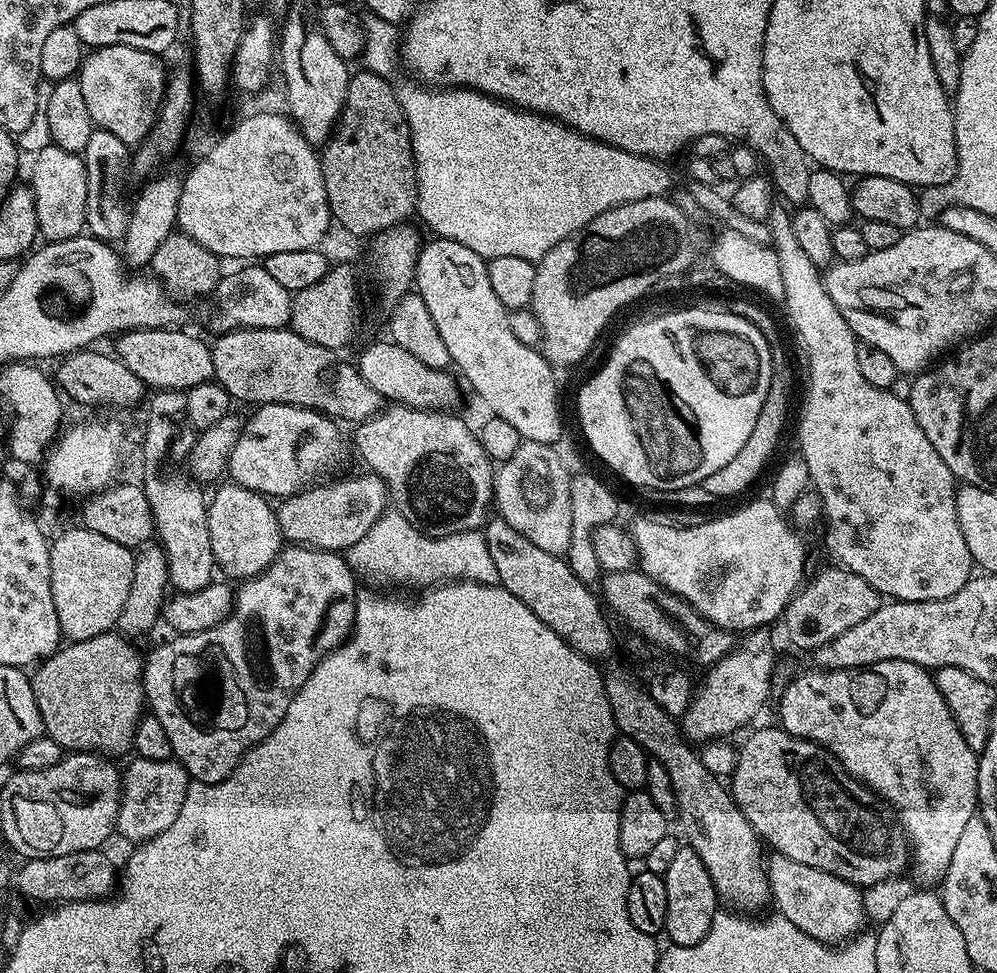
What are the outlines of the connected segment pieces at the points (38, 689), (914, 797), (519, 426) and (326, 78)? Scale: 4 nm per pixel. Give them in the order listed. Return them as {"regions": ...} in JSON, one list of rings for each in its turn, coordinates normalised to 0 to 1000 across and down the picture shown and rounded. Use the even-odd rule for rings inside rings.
{"regions":[[[[115,649],[74,658],[65,661],[31,692],[44,752],[58,763],[60,770],[113,775],[133,768],[136,747],[146,732],[146,718],[145,675],[132,662],[135,661],[131,657]]],[[[890,678],[889,680],[881,680],[874,682],[868,687],[854,687],[853,689],[813,689],[814,691],[806,691],[799,699],[794,699],[786,707],[786,712],[782,715],[782,740],[780,740],[781,747],[785,748],[791,756],[803,756],[806,761],[816,761],[822,768],[835,773],[841,779],[841,783],[845,783],[845,787],[855,797],[856,802],[863,802],[871,810],[875,811],[883,821],[888,822],[896,835],[899,836],[899,842],[903,844],[903,850],[907,853],[907,858],[911,860],[911,869],[913,873],[914,892],[913,897],[920,904],[920,910],[923,911],[939,911],[944,908],[949,898],[949,894],[953,890],[953,881],[957,879],[957,873],[961,871],[961,860],[965,858],[965,852],[968,851],[969,845],[973,845],[975,839],[980,838],[981,823],[979,817],[981,816],[981,775],[977,771],[973,771],[973,767],[969,767],[969,758],[965,758],[965,750],[961,750],[961,742],[957,742],[957,734],[953,734],[953,726],[949,726],[949,717],[945,717],[945,713],[939,704],[939,696],[932,688],[927,687],[923,682],[917,680],[905,680],[904,678]]],[[[433,245],[430,251],[428,248],[422,254],[421,263],[417,266],[415,296],[420,300],[423,310],[427,310],[431,327],[435,327],[435,335],[439,335],[443,351],[447,351],[447,360],[451,360],[456,381],[462,387],[465,385],[470,397],[489,414],[488,422],[499,430],[508,430],[508,434],[512,434],[512,438],[516,438],[516,442],[520,442],[520,446],[527,453],[557,457],[562,448],[562,411],[558,408],[559,383],[545,361],[528,351],[520,351],[516,339],[512,339],[511,318],[506,317],[504,310],[499,310],[499,302],[495,302],[495,297],[491,295],[491,282],[485,264],[463,253],[463,249]]],[[[300,6],[290,8],[284,21],[285,29],[283,25],[279,33],[279,70],[280,73],[281,70],[285,73],[285,99],[289,102],[287,115],[293,126],[301,133],[307,146],[315,150],[324,150],[328,148],[347,105],[347,92],[351,81],[350,67],[337,54],[335,47],[331,47],[324,28],[318,22],[316,25]]]]}

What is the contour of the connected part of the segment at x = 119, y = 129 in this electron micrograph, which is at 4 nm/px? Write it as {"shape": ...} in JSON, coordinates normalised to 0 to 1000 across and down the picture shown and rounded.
{"shape":[[[102,47],[93,49],[80,67],[78,81],[86,113],[90,113],[93,128],[110,134],[129,150],[139,150],[148,142],[156,127],[156,119],[164,106],[166,73],[159,57],[134,47]]]}

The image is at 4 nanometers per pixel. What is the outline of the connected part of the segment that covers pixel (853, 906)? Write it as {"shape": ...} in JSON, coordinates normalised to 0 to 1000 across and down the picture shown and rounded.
{"shape":[[[777,878],[769,881],[768,891],[772,925],[776,933],[778,929],[777,936],[792,943],[792,948],[796,948],[800,956],[812,960],[812,964],[839,972],[854,966],[868,953],[868,918],[860,910],[837,898],[828,898],[828,894],[820,894],[816,890],[808,890]]]}

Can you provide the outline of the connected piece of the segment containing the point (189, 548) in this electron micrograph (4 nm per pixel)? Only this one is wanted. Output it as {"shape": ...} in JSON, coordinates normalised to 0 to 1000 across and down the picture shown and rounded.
{"shape":[[[157,402],[147,408],[147,415],[148,429],[144,432],[142,501],[150,516],[150,524],[156,538],[155,550],[169,573],[170,601],[177,608],[198,608],[211,602],[216,593],[213,591],[218,591],[219,588],[215,565],[211,565],[207,506],[186,484],[187,474],[193,465],[198,445],[189,438],[187,409],[184,403]]]}

